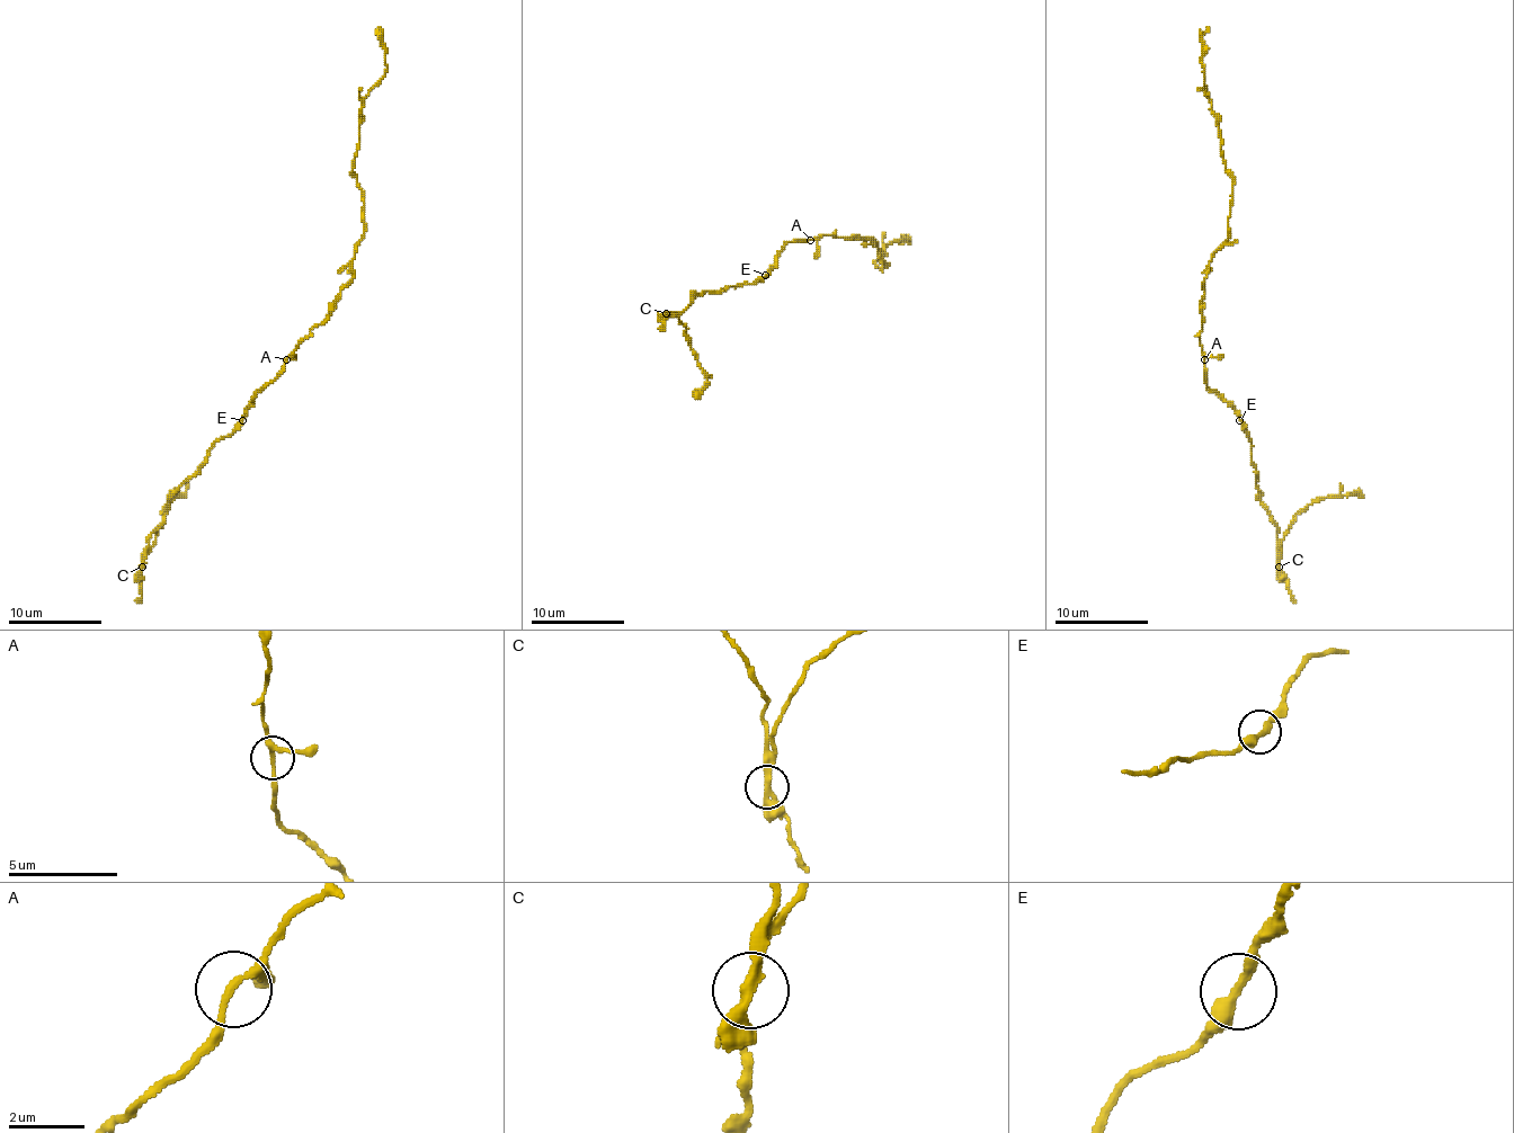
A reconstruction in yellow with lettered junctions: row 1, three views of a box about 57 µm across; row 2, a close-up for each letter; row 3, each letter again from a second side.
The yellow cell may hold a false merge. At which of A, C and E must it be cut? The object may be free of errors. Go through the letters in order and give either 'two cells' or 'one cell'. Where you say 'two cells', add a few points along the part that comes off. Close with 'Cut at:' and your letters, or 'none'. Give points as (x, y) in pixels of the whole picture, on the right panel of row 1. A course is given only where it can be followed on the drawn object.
A: one cell
C: two cells; course (1279, 568), (1284, 533), (1298, 514), (1324, 498), (1356, 492), (1363, 498)
E: one cell
Cut at: C

